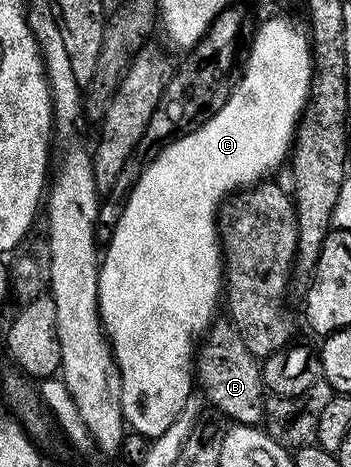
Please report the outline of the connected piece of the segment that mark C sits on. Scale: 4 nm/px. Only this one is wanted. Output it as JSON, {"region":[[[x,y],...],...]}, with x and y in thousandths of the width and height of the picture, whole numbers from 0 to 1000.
{"region":[[[781,34],[772,43],[758,43],[746,54],[735,60],[735,71],[724,77],[724,88],[712,94],[712,122],[704,128],[695,128],[695,143],[687,148],[684,161],[675,165],[667,188],[655,197],[655,208],[650,210],[650,218],[638,218],[638,227],[627,227],[627,236],[621,240],[607,240],[598,248],[590,248],[584,257],[575,259],[575,268],[564,274],[556,274],[553,281],[541,283],[533,291],[516,291],[510,300],[493,300],[487,308],[476,308],[470,317],[462,319],[459,325],[450,328],[450,334],[442,338],[436,347],[425,351],[419,360],[405,366],[402,381],[387,390],[387,398],[379,407],[370,409],[370,422],[359,426],[359,439],[353,441],[353,458],[342,467],[342,475],[336,480],[322,482],[319,495],[325,497],[313,505],[313,525],[305,531],[296,531],[296,546],[285,557],[285,572],[279,576],[279,670],[285,672],[285,681],[291,683],[291,707],[302,715],[305,728],[313,732],[313,752],[322,760],[328,779],[336,782],[336,797],[348,803],[348,897],[359,901],[362,910],[379,923],[393,925],[399,931],[413,934],[419,938],[436,938],[442,934],[453,934],[456,929],[467,929],[467,921],[479,921],[479,912],[490,912],[490,904],[499,895],[513,887],[513,878],[524,869],[524,861],[536,854],[538,848],[547,846],[547,831],[541,831],[541,814],[547,822],[547,782],[558,771],[558,739],[567,734],[570,722],[595,704],[598,696],[610,692],[615,679],[624,675],[621,668],[621,651],[627,660],[627,645],[638,634],[638,533],[627,520],[627,499],[621,493],[621,456],[647,426],[650,415],[675,413],[681,407],[698,407],[738,390],[755,388],[761,383],[758,377],[766,368],[781,368],[792,358],[801,355],[803,349],[818,349],[821,336],[832,325],[832,310],[838,304],[838,285],[846,283],[852,263],[860,255],[860,240],[872,233],[875,221],[883,210],[883,173],[895,165],[895,124],[889,118],[889,86],[877,75],[875,62],[869,58],[860,60],[846,51],[838,43],[823,43],[815,34]]]}

